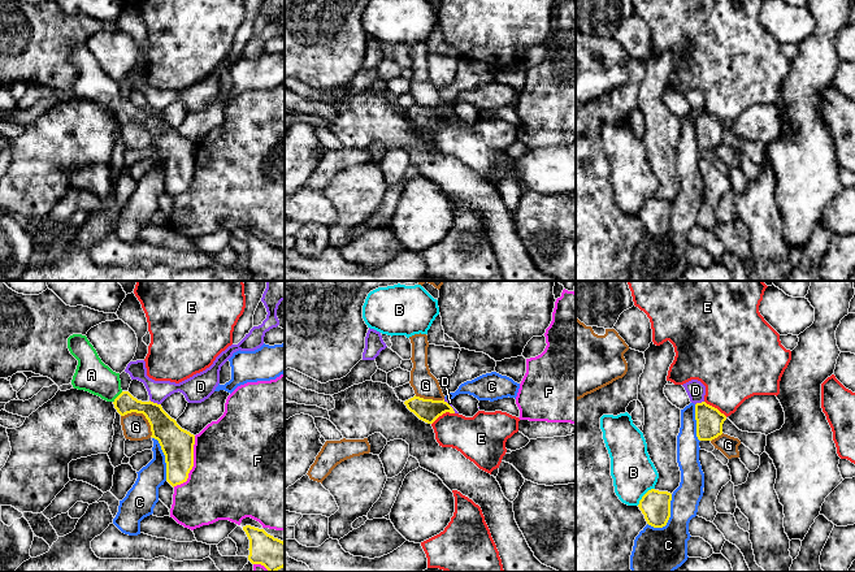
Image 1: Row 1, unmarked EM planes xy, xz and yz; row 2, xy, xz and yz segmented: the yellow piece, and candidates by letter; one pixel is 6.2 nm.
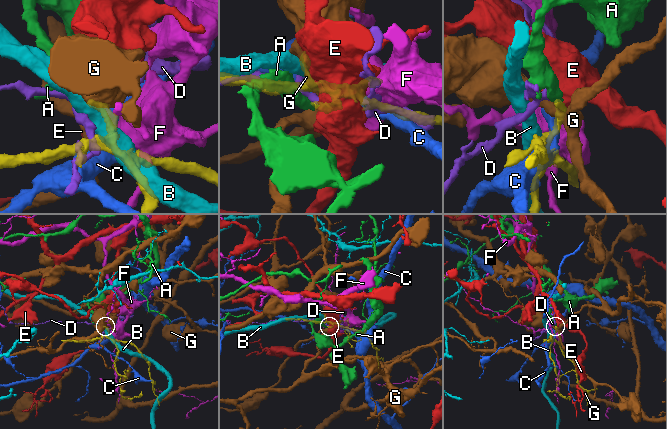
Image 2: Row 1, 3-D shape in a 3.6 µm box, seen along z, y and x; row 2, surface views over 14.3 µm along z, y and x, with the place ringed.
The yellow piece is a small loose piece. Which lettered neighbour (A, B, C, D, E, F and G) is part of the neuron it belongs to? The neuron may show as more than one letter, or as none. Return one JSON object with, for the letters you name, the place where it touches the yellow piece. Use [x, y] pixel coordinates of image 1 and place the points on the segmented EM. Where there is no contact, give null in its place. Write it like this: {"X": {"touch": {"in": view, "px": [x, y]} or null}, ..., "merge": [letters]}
{"A": {"touch": {"in": "xy", "px": [117, 397]}}, "merge": ["A"]}

